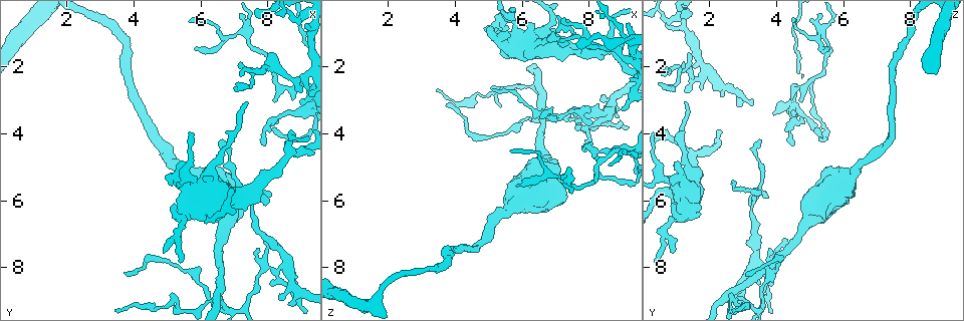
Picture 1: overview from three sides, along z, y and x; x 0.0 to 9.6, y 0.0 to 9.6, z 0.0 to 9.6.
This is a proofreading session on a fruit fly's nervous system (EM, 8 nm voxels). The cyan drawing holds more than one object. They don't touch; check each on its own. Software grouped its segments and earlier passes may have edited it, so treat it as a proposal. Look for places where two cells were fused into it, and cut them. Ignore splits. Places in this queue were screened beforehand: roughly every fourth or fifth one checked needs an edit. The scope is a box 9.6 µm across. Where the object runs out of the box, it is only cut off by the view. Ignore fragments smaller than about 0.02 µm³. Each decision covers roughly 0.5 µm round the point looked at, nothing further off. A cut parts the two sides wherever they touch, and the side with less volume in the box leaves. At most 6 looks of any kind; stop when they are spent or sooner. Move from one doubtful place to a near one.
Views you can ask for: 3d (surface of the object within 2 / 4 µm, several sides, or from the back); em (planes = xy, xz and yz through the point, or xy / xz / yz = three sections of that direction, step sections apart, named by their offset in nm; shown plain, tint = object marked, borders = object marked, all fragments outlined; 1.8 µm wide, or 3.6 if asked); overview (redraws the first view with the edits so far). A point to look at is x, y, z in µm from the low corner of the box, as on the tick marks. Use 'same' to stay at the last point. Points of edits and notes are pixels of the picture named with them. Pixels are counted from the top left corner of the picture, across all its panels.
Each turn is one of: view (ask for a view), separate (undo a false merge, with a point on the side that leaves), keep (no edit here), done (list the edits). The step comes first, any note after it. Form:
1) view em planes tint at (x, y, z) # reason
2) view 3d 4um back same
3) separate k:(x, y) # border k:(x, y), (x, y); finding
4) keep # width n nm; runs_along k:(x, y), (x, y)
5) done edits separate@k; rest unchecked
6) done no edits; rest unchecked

view em xy step 8 tint at (7.30, 1.00, 5.25) # sharp bend

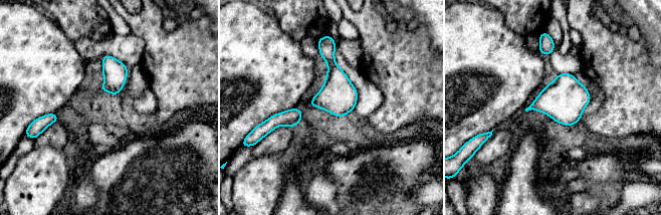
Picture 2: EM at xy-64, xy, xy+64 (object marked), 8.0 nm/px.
keep # all the same cell

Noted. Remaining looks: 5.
view em 3.6um planes plain at (8.30, 3.45, 4.50) # calibre changes

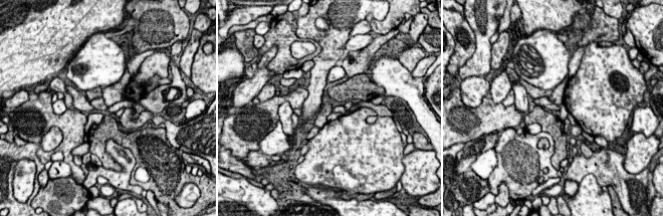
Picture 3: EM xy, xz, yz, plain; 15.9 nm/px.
view em 3.6um planes tint same # with the object marked

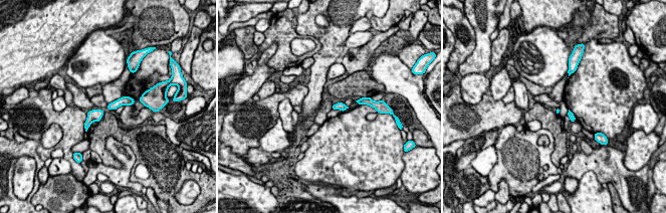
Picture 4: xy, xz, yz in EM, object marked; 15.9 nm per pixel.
keep # width 60 nm; runs_along 4:(132, 100), (122, 100), (109, 107); all the same cell

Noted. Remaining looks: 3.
view 3d 4um at (5.10, 7.95, 4.10)

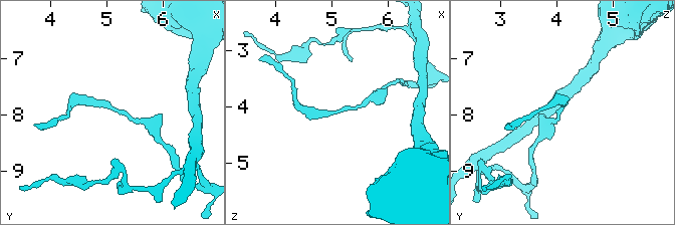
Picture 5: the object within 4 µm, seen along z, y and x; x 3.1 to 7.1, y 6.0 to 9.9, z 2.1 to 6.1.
view em planes tint at (5.10, 7.95, 4.10)

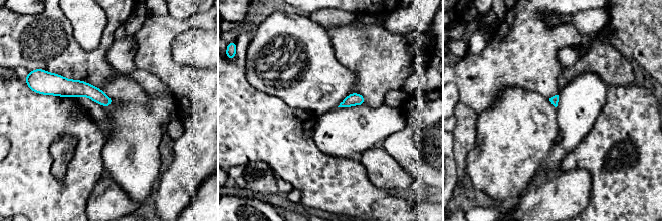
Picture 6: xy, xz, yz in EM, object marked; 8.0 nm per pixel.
keep # one cell here

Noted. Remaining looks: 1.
done no edits; rest unchecked

